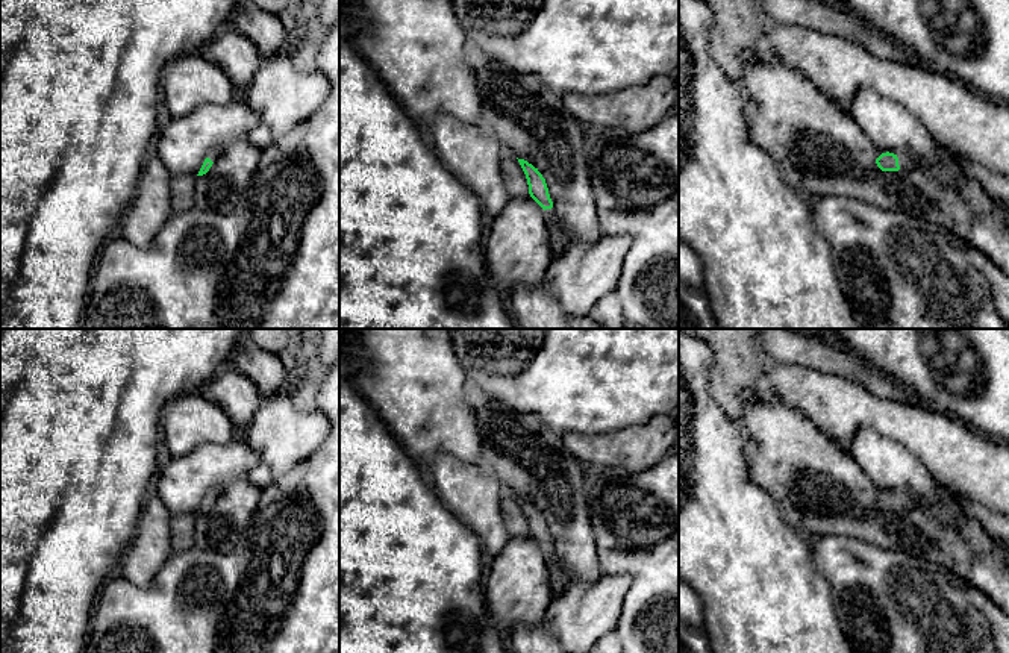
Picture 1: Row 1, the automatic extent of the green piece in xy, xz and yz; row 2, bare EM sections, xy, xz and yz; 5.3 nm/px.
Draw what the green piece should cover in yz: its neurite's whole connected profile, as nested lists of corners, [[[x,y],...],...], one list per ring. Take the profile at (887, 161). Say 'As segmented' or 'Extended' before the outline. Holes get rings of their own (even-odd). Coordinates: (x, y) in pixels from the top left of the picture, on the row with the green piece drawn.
Extended. [[[882,153],[876,159],[877,167],[882,171],[898,171],[901,170],[911,170],[911,168],[918,168],[920,167],[920,158],[915,158],[912,155],[894,155],[894,153]]]

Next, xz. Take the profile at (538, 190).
Extended. [[[518,159],[529,185],[530,197],[544,209],[545,229],[550,233],[550,244],[553,250],[553,258],[561,258],[565,252],[564,248],[564,227],[559,224],[554,212],[551,211],[553,202],[548,194],[548,188],[542,174],[524,159]]]

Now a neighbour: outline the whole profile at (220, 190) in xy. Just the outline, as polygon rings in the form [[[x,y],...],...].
[[[239,139],[221,150],[209,171],[195,177],[195,208],[230,212],[238,206],[259,164],[262,150]]]

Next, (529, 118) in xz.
[[[468,45],[477,77],[480,95],[480,123],[501,142],[504,152],[532,164],[545,179],[559,224],[564,227],[564,248],[574,241],[591,244],[600,239],[598,214],[588,171],[589,132],[565,108],[562,95],[548,88],[538,76],[512,71],[500,61],[485,58],[476,47]]]

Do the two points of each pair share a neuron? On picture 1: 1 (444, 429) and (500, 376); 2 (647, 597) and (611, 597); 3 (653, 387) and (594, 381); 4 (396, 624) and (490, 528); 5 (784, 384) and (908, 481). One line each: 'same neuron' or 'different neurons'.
1: different neurons
2: different neurons
3: same neuron
4: different neurons
5: different neurons

